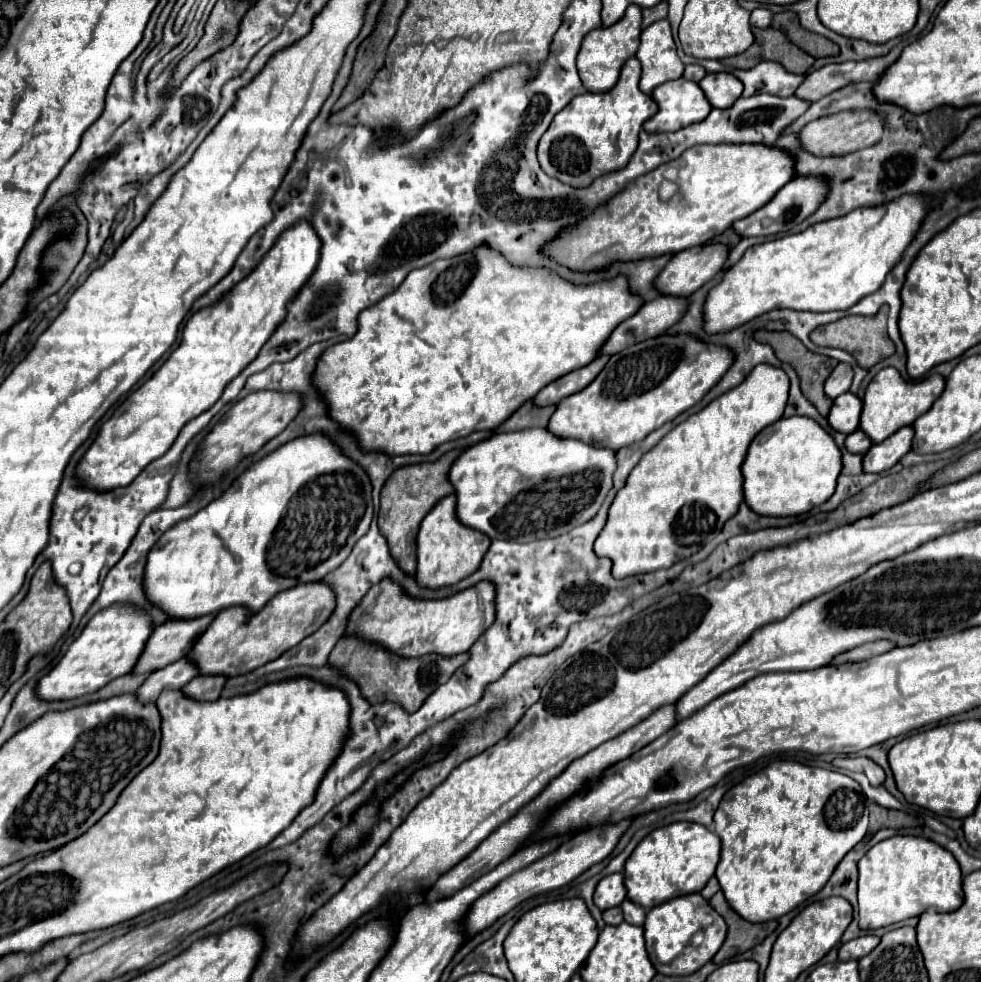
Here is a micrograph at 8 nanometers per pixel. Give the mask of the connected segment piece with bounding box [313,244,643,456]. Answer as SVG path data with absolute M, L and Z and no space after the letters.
M481 244L473 252L437 260L437 262L431 262L429 266L411 270L409 276L403 280L403 284L393 294L385 296L381 302L377 302L375 306L359 314L359 330L353 338L339 342L323 352L317 364L313 382L325 396L325 402L329 402L331 418L347 426L359 438L365 450L381 450L391 456L393 454L429 454L443 442L469 436L471 432L477 432L477 430L497 428L517 410L517 406L531 400L543 386L557 380L559 376L565 376L567 372L587 366L591 360L597 358L601 346L605 344L605 338L609 338L609 334L625 318L631 318L641 306L643 306L643 298L629 288L629 278L625 274L617 274L611 280L599 280L593 284L579 286L579 284L573 284L561 278L555 270L547 266L539 266L539 268L513 266L501 252Z

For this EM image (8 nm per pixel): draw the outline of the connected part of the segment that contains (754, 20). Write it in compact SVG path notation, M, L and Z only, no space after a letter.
M755 8L751 12L751 24L757 28L769 28L771 18L773 18L773 12L769 8Z

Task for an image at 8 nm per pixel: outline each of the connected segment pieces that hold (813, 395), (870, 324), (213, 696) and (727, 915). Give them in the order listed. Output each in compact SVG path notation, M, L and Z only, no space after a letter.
M757 330L755 340L773 346L777 358L781 362L789 362L797 370L797 374L801 378L803 394L815 404L815 408L823 416L827 416L833 406L833 400L827 398L827 394L823 392L823 384L825 384L825 378L829 378L829 374L833 372L833 368L839 362L833 358L827 358L827 356L809 352L803 346L803 342L799 338L793 338L793 334L789 334L789 332Z
M881 306L881 310L873 316L845 316L837 322L819 326L811 332L811 340L817 346L831 346L831 348L841 348L849 354L855 356L855 360L859 362L861 368L871 368L875 366L879 360L889 358L895 352L895 344L887 334L887 312L889 306Z
M201 674L193 678L193 682L185 684L183 690L187 696L195 700L217 700L221 696L225 682L227 682L227 676L223 674Z
M721 890L709 900L709 904L725 918L725 922L729 926L727 938L725 938L721 950L713 956L715 964L723 964L727 958L751 950L755 944L759 944L767 936L767 932L763 930L763 924L751 924L751 922L743 920L735 910L731 910L731 906L727 904Z

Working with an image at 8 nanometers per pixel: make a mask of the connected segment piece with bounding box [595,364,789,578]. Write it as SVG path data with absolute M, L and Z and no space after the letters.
M759 364L739 386L721 394L701 412L675 426L655 448L651 448L641 458L641 462L629 474L625 486L617 492L609 508L607 524L595 540L595 554L613 560L615 578L671 568L679 560L687 560L697 554L705 542L713 540L721 532L723 524L737 514L739 504L743 502L741 466L745 462L747 448L763 428L783 416L787 398L789 376L785 370L769 364Z

